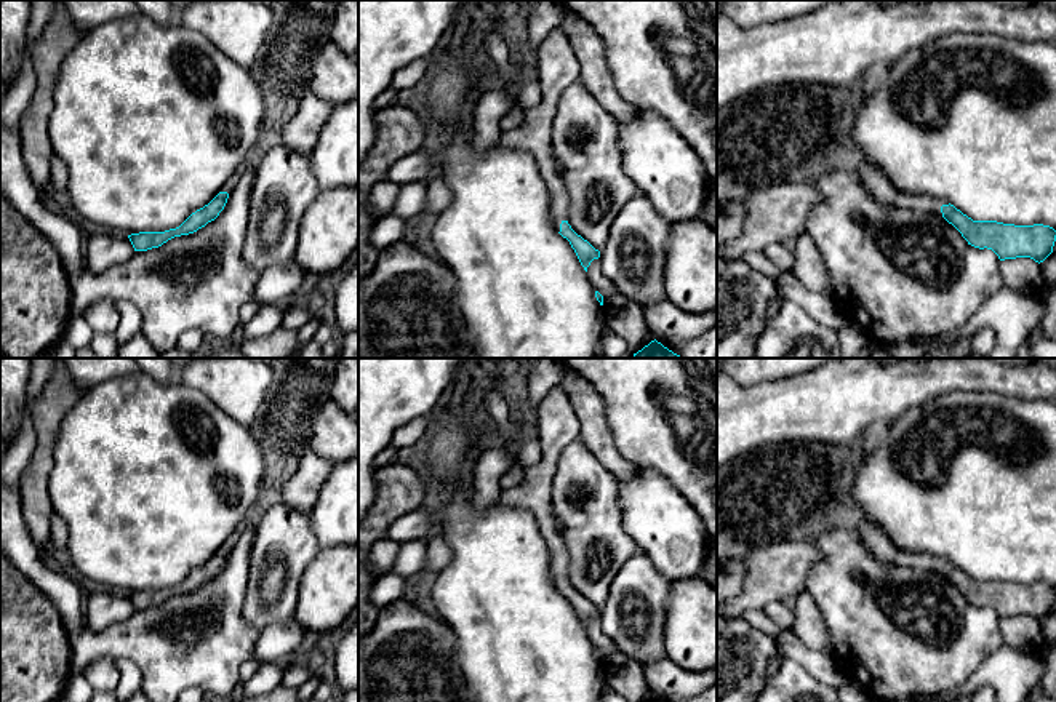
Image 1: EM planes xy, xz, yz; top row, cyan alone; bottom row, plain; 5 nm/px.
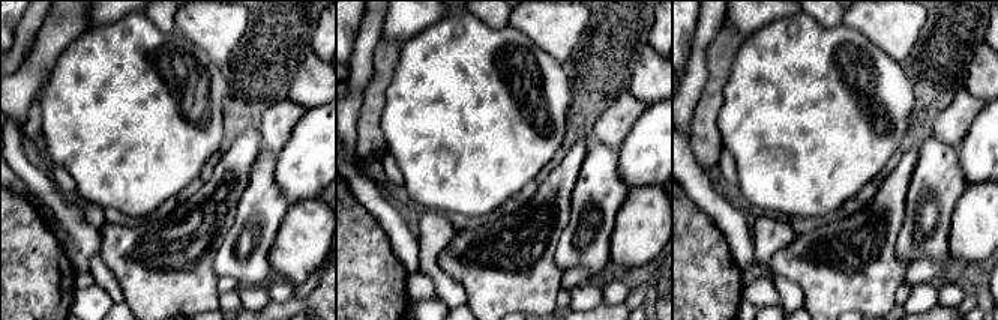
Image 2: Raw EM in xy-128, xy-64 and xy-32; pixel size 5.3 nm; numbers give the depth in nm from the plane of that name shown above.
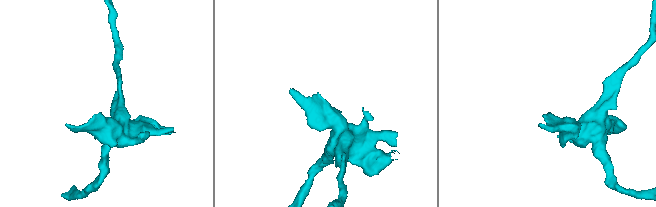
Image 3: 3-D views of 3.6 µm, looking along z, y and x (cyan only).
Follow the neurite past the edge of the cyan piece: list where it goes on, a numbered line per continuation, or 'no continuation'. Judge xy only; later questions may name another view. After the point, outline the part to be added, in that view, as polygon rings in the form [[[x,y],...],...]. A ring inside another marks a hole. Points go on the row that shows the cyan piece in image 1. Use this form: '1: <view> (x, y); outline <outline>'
no continuation

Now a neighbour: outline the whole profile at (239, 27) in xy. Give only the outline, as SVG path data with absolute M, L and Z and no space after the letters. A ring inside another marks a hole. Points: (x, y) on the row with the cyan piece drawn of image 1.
M192 0L182 11L179 22L203 34L227 58L248 69L266 42L274 22L270 5L254 0Z

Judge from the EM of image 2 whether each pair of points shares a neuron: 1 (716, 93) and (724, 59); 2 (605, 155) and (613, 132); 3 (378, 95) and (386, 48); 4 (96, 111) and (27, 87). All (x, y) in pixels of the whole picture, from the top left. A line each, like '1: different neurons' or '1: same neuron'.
1: same neuron
2: different neurons
3: same neuron
4: different neurons

